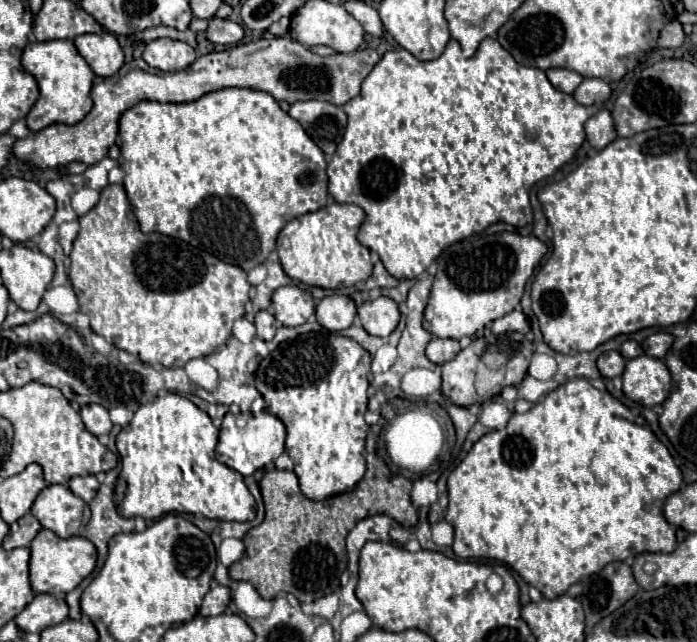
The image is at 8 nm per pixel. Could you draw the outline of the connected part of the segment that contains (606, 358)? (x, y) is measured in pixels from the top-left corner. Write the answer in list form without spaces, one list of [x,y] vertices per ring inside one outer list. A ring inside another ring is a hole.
[[[606,351],[598,357],[598,369],[608,379],[612,379],[616,375],[622,375],[624,365],[626,365],[626,361],[618,351]]]

